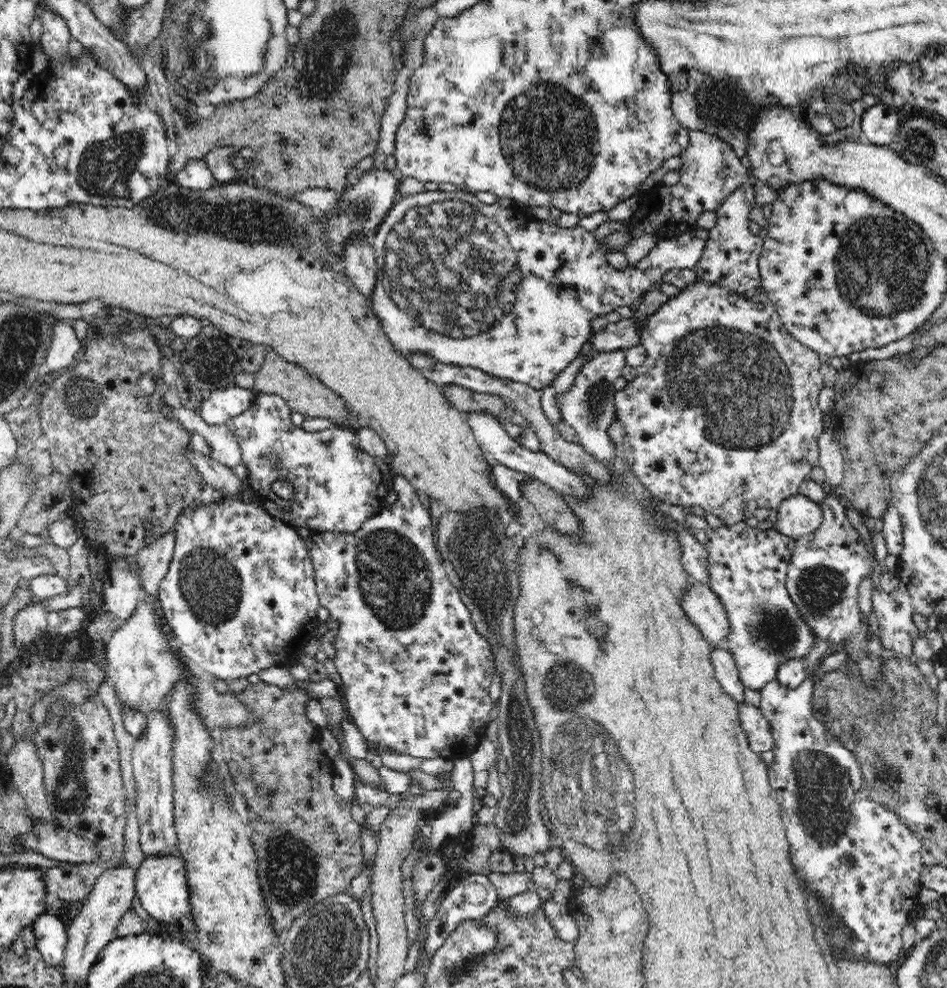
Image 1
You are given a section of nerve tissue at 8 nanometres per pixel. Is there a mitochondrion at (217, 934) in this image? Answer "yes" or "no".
no

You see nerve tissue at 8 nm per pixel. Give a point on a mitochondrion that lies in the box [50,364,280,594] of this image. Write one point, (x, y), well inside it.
(82, 396)

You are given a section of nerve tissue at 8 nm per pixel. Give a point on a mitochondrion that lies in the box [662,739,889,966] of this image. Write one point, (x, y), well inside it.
(823, 786)

